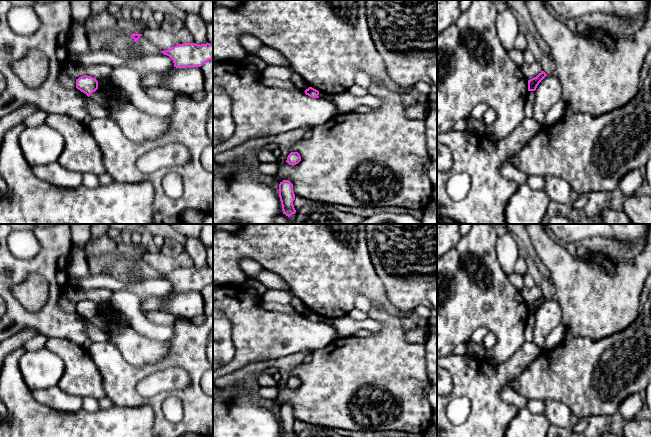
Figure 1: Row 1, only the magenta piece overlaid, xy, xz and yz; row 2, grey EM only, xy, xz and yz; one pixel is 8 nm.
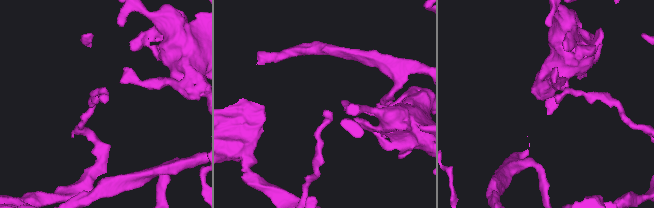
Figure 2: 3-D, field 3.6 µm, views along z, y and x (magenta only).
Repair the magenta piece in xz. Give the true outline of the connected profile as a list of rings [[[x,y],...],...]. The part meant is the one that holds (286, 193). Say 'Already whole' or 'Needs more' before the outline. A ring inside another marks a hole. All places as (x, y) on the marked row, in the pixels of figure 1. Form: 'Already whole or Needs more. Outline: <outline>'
Already whole. Outline: [[[283,180],[279,184],[279,197],[282,205],[283,214],[290,217],[296,213],[293,205],[295,194],[293,191],[293,184],[289,180]]]

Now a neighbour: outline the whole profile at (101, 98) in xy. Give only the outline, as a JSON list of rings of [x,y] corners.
[[[97,89],[95,92],[93,92],[89,98],[93,101],[95,101],[98,105],[102,106],[105,109],[108,109],[109,107],[109,97],[106,93],[104,93],[102,90]]]

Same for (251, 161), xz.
[[[252,151],[248,152],[244,163],[245,163],[244,167],[240,169],[236,175],[249,176],[249,173],[251,172],[251,170],[256,168],[259,164],[258,155]]]

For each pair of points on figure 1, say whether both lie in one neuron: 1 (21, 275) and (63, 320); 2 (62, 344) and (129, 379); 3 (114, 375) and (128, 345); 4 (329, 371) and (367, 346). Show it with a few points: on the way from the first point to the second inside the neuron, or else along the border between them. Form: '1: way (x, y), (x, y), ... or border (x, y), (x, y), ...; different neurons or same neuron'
1: way (39, 269), (53, 281), (53, 302); same neuron
2: border (87, 349), (100, 373), (101, 382); different neurons
3: border (108, 340), (129, 363), (134, 366), (144, 365); different neurons
4: way (338, 371), (342, 371), (358, 355); same neuron

